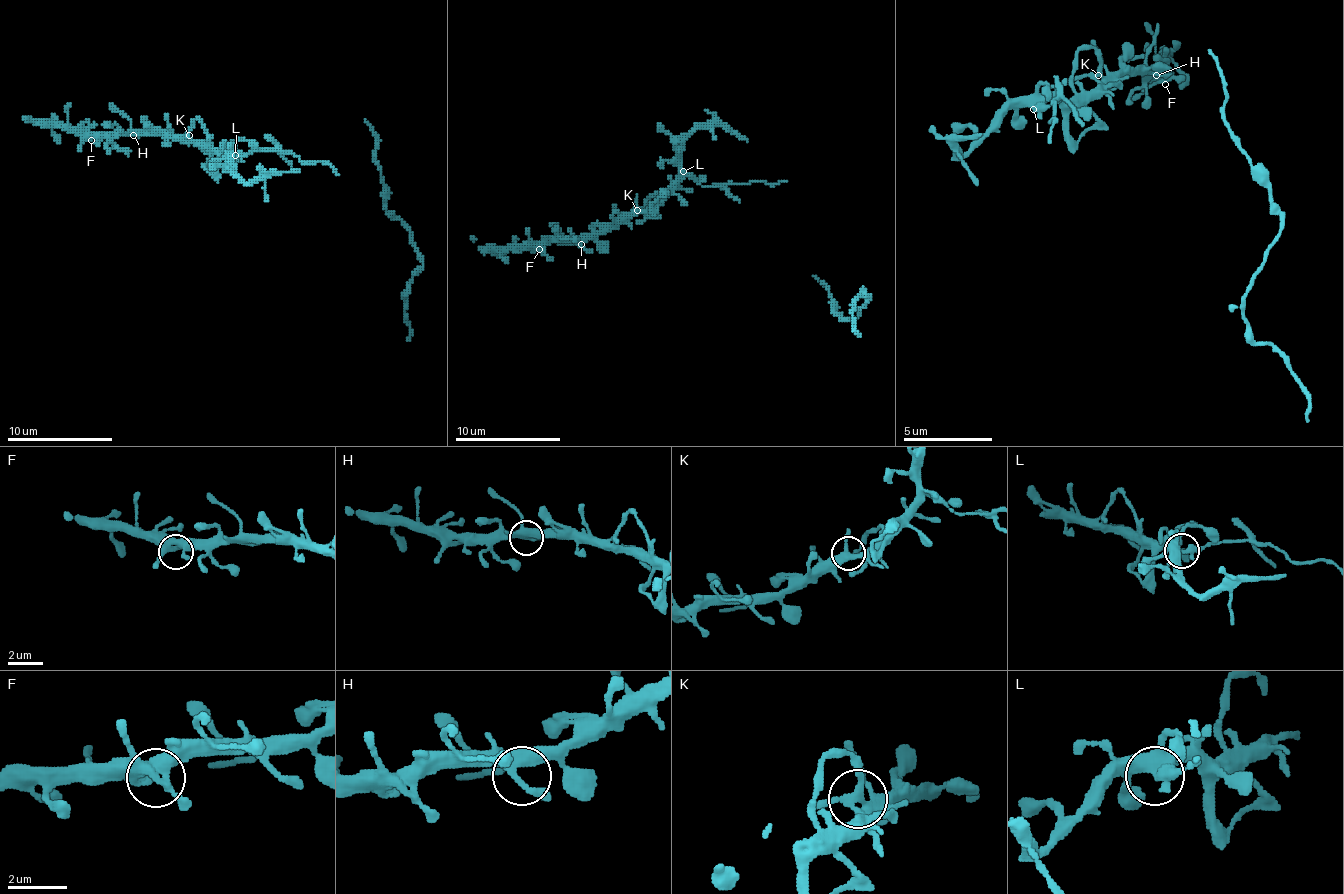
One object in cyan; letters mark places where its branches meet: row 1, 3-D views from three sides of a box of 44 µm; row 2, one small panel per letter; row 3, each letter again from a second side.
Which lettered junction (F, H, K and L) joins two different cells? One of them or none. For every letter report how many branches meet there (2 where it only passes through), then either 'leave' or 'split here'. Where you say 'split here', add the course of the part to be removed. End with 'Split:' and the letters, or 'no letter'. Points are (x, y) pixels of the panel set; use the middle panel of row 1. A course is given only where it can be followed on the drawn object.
F: 4 branches meet; leave
H: 4 branches meet; leave
K: 4 branches meet; leave
L: 4 branches meet; split here; foreign part runs (684, 171), (702, 186), (787, 181)
Split: L

